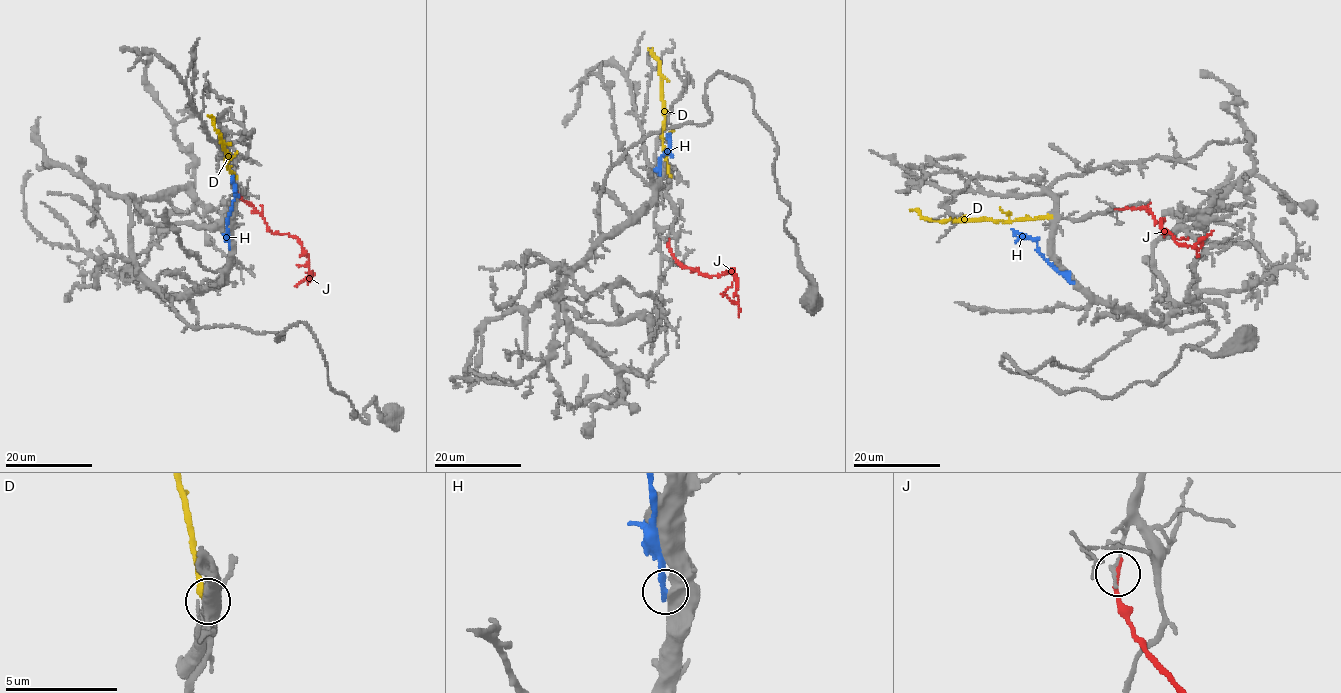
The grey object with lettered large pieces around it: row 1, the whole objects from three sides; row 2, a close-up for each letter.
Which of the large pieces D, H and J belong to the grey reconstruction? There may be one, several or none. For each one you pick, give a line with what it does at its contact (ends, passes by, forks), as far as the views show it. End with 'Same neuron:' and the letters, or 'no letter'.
D: It ends there
Same neuron: D

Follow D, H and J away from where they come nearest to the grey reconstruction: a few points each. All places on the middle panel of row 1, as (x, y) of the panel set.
D: (669, 175), (663, 144), (664, 101), (659, 60), (647, 48)
H: (660, 173), (659, 158), (668, 152), (668, 134)
J: (669, 242), (671, 253), (682, 266), (702, 274), (722, 275), (732, 270), (736, 275), (737, 302), (722, 296)

